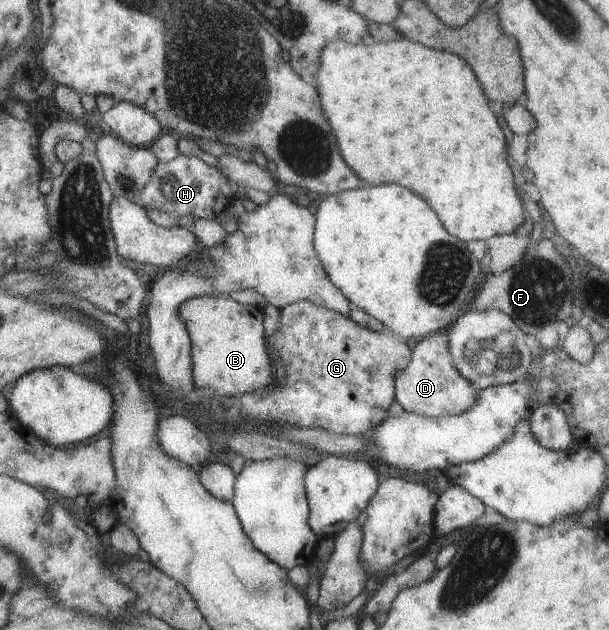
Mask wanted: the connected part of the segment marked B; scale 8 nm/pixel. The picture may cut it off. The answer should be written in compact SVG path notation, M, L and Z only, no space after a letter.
M211 294L201 297L194 297L193 299L187 300L180 309L180 317L186 323L190 338L192 341L192 358L194 361L194 380L196 381L196 387L198 388L211 388L214 389L219 395L225 395L225 397L233 398L239 394L245 392L259 392L272 385L275 377L274 362L269 358L267 353L267 347L265 345L265 337L263 337L263 323L257 321L257 317L245 307L245 304L231 299L228 295L220 294L220 296L214 297Z

